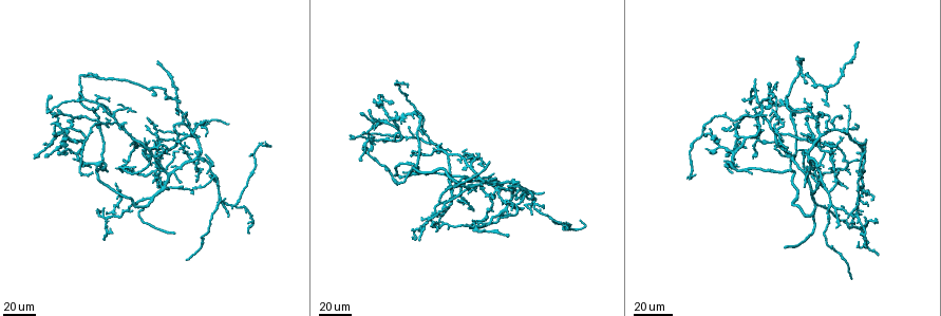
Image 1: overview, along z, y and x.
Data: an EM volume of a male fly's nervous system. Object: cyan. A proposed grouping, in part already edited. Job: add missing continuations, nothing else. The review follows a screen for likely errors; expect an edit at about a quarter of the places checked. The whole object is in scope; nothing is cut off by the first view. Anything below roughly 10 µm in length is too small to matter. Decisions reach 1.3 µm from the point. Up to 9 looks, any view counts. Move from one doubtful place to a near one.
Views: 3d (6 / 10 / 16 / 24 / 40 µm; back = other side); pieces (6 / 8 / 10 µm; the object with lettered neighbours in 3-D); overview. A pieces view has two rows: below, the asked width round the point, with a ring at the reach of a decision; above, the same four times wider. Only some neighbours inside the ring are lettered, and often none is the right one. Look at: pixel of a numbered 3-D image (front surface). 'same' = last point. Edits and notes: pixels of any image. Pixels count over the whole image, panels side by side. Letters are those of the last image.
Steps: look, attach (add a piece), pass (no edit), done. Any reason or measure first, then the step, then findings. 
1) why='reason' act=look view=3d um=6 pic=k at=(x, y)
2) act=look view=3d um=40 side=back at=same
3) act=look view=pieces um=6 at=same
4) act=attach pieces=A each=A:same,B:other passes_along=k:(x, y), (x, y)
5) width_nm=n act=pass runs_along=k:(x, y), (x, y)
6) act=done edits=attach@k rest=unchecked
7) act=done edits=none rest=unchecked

why='branch stops here' act=look view=3d um=24 pic=1 at=(53, 95)

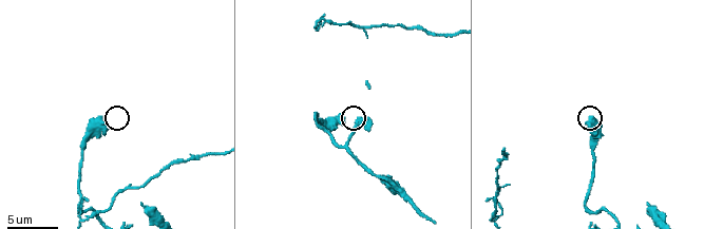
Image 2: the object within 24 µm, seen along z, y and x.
act=look view=pieces um=6 pic=2 at=(585, 124)

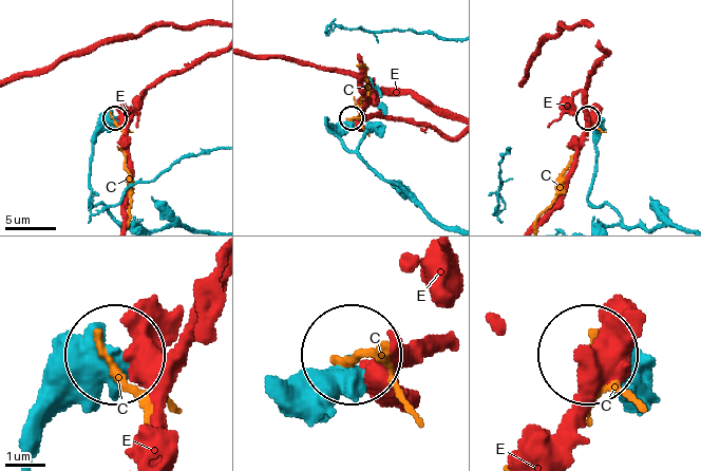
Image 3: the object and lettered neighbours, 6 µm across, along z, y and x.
act=pass each=C:other,E:other runs_along=3:(114, 217), (101, 205), (89, 204), (94, 138), (113, 118) found='no lettered piece goes on from it'

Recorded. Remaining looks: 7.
why='an open end' act=look view=3d um=40 pic=1 at=(387, 170)

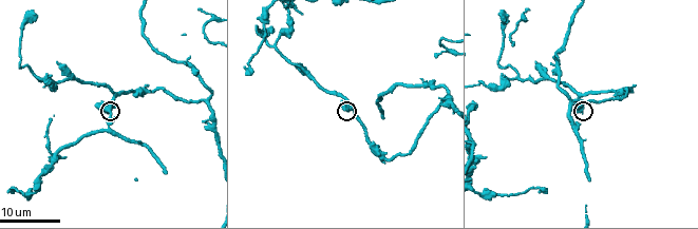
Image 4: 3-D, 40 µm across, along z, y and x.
why='what lies round it' act=look view=pieces um=10 pic=4 at=(576, 113)

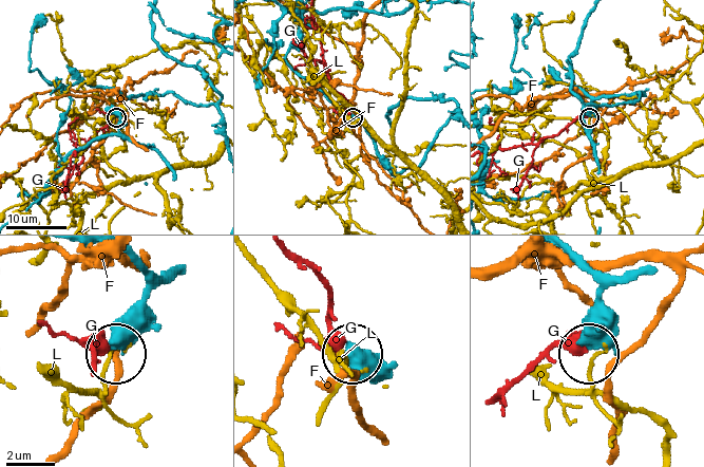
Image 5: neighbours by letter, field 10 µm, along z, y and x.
width_nm=580 act=pass each=F:other,G:other,L:other runs_along=5:(183, 268), (150, 293), (143, 317), (116, 346) found='no lettered piece goes on from it'

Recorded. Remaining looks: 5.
why='free end' act=look view=3d um=24 pic=1 at=(861, 191)

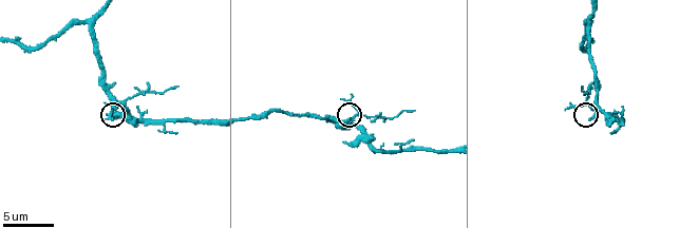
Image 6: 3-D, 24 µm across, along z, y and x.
why='see the neighbours' act=look view=pieces um=10 pic=6 at=(342, 122)

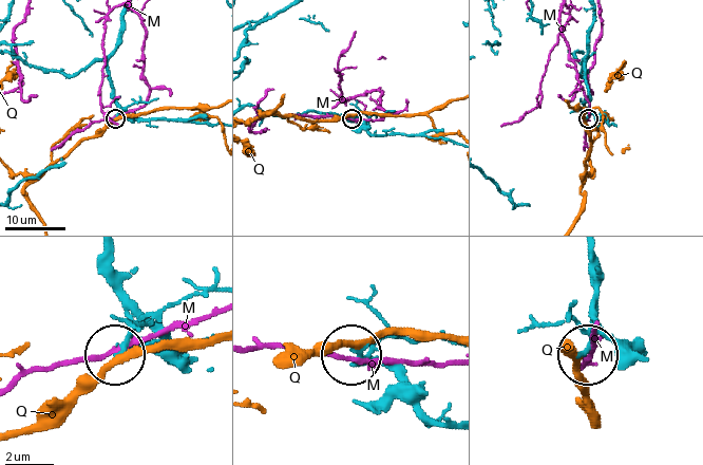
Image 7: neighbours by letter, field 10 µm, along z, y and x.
width_nm=230 act=pass each=M:other,Q:other runs_along=7:(121, 30), (108, 60), (116, 117) found='none of them fits'

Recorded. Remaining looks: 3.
why='long arm stops here' act=look view=3d um=24 pic=1 at=(784, 248)

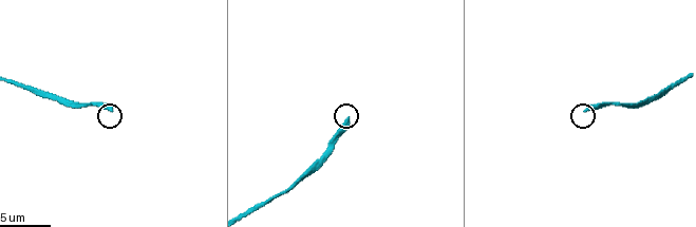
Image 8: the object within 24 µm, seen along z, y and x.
act=look view=pieces um=6 pic=8 at=(111, 112)

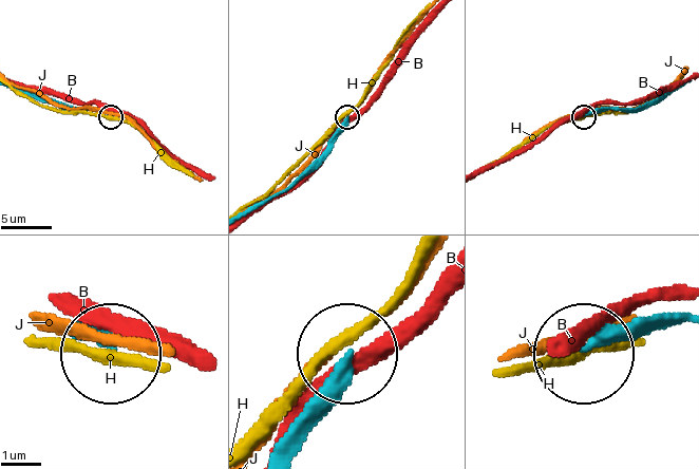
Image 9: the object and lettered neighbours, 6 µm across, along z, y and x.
act=pass each=B:other,H:other,J:other runs_along=9:(247, 212), (288, 189), (318, 160), (345, 117) found='no lettered piece goes on from it'

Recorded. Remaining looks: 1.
act=done edits=none rest=unchecked

